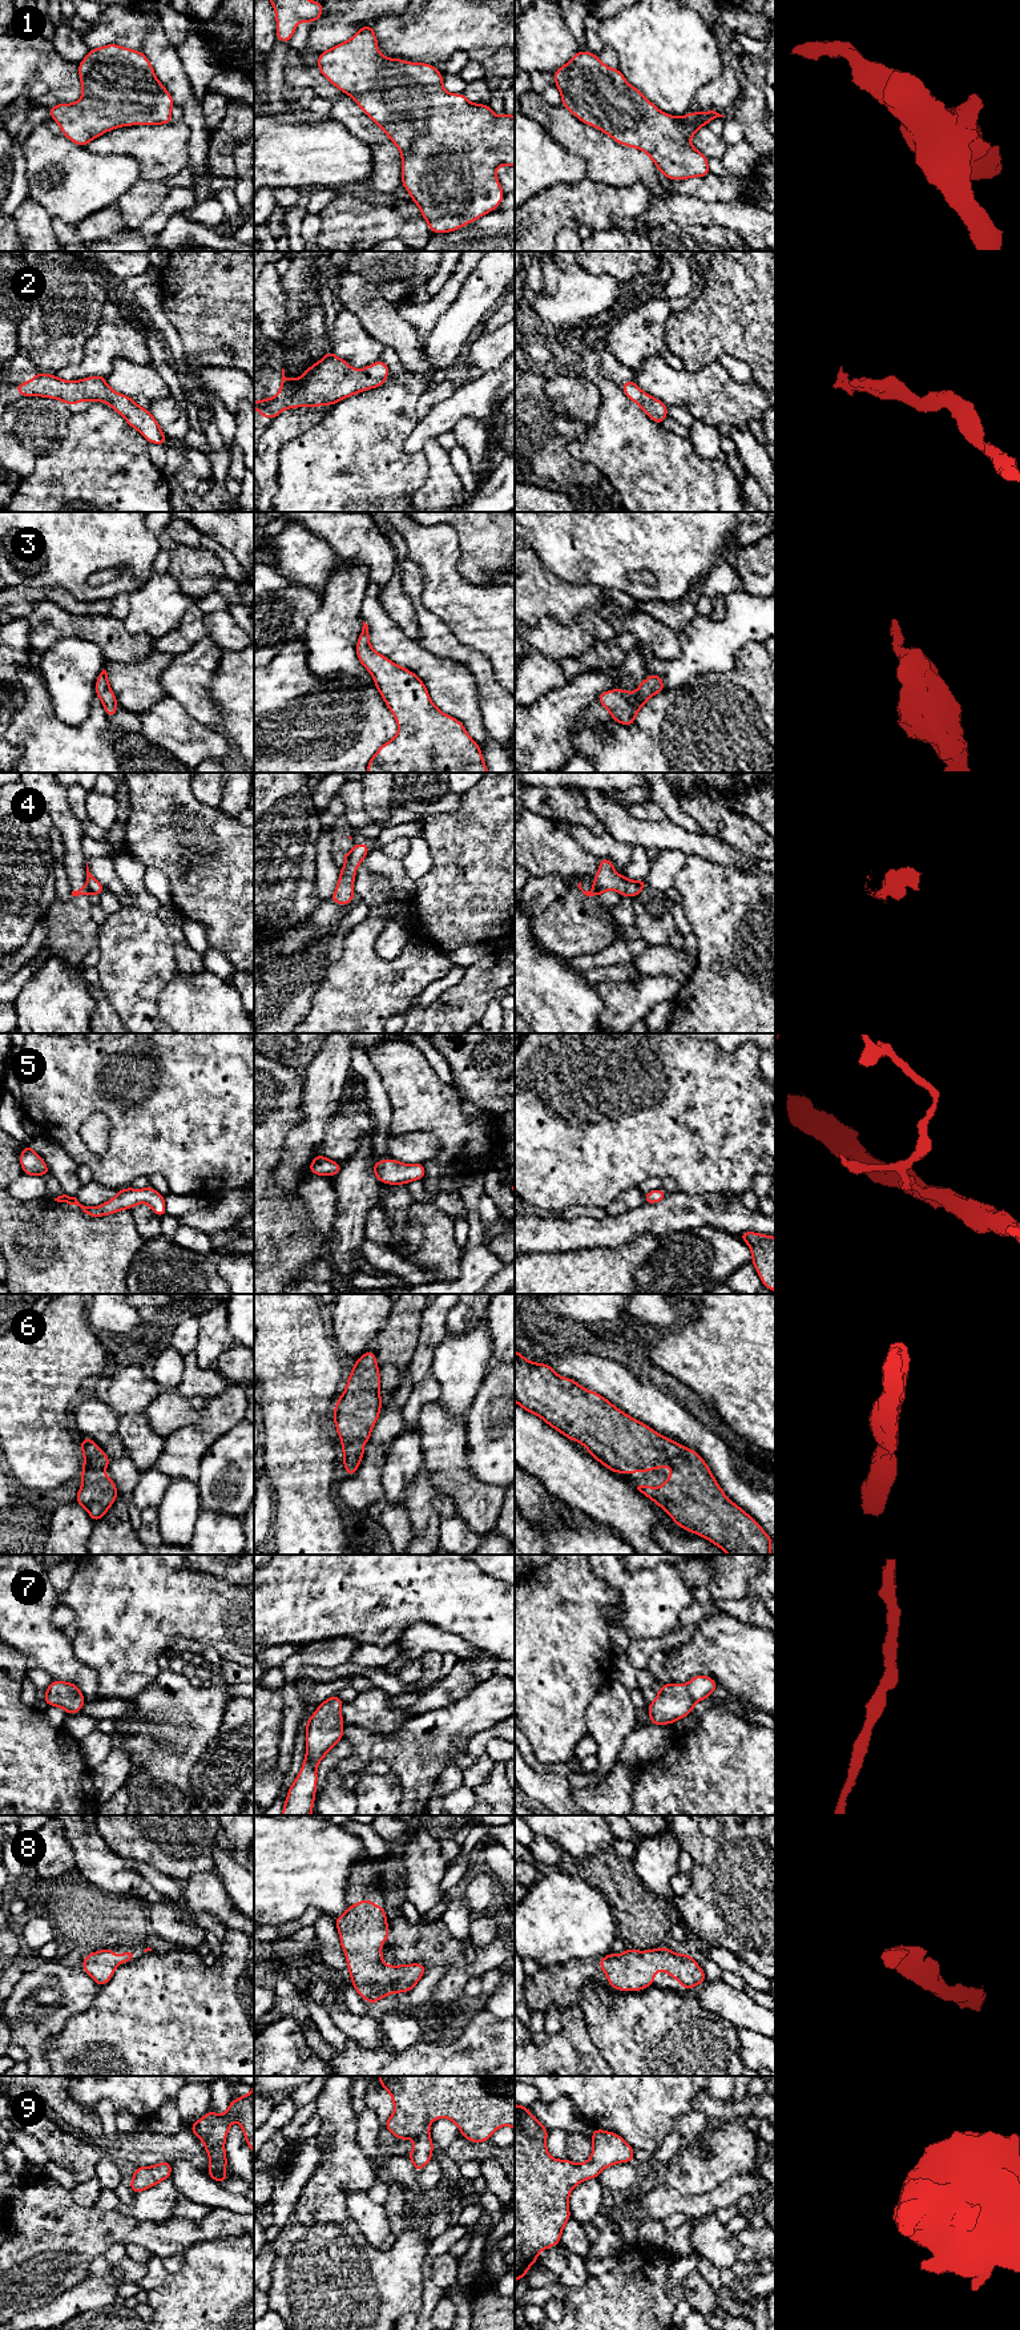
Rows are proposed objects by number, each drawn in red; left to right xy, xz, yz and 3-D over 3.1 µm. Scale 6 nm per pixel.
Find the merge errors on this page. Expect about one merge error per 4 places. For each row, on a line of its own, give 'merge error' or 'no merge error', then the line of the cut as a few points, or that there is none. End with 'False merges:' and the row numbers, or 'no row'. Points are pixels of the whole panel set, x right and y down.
1: no merge error; cut none
2: no merge error; cut none
3: no merge error; cut none
4: merge error; cut yz (593, 887), (601, 893)
5: no merge error; cut none
6: no merge error; cut none
7: no merge error; cut none
8: no merge error; cut none
9: no merge error; cut none
False merges: 4

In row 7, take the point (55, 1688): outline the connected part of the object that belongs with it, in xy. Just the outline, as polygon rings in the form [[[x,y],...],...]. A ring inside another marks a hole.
[[[51,1681],[43,1700],[48,1706],[60,1706],[66,1714],[81,1712],[85,1697],[80,1688],[72,1682]]]

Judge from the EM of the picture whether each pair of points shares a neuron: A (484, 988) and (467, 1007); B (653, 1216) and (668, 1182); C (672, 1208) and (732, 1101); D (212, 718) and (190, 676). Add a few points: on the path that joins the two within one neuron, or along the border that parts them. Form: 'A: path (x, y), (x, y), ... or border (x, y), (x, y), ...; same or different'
A: path (480, 992), (470, 1003); same
B: border (678, 1190), (668, 1196); different
C: border (678, 1189), (689, 1194), (710, 1194), (713, 1192); different
D: path (202, 708), (194, 698), (190, 686); same

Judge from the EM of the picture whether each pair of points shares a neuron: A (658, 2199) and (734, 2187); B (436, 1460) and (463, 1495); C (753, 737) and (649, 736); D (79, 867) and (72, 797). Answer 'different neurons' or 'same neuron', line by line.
A: same neuron
B: same neuron
C: same neuron
D: different neurons

